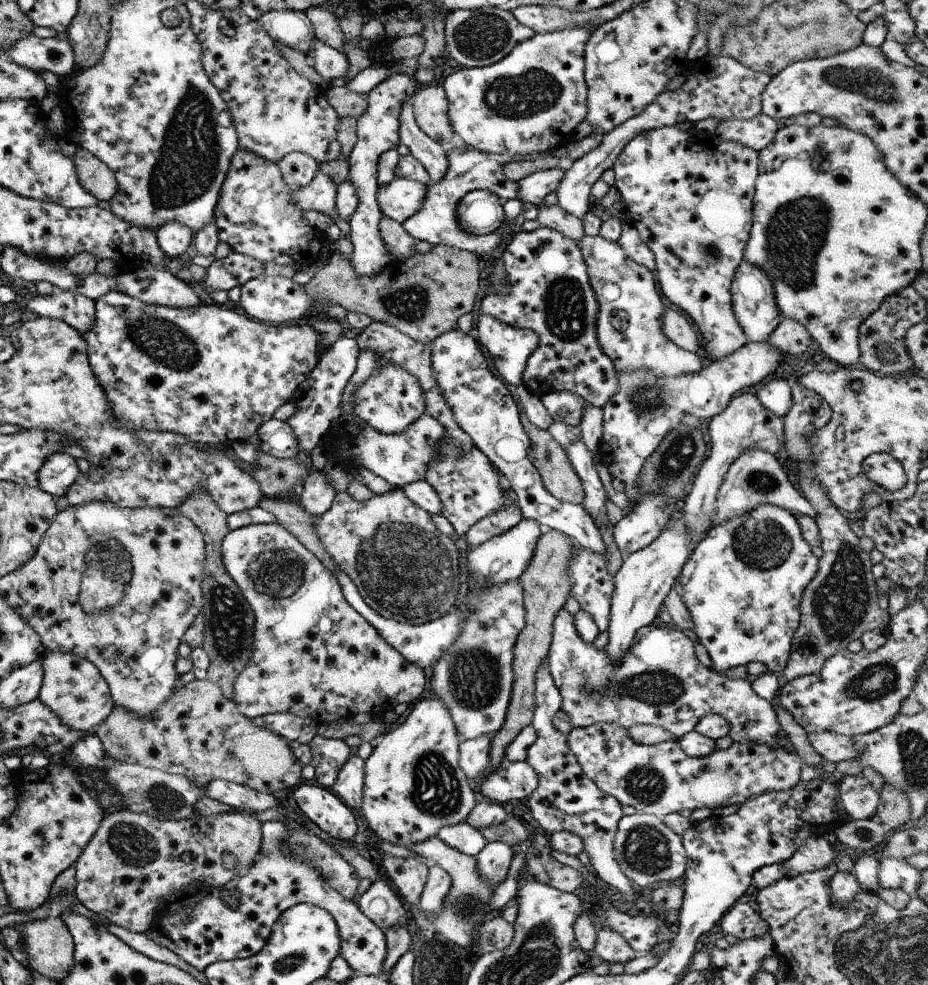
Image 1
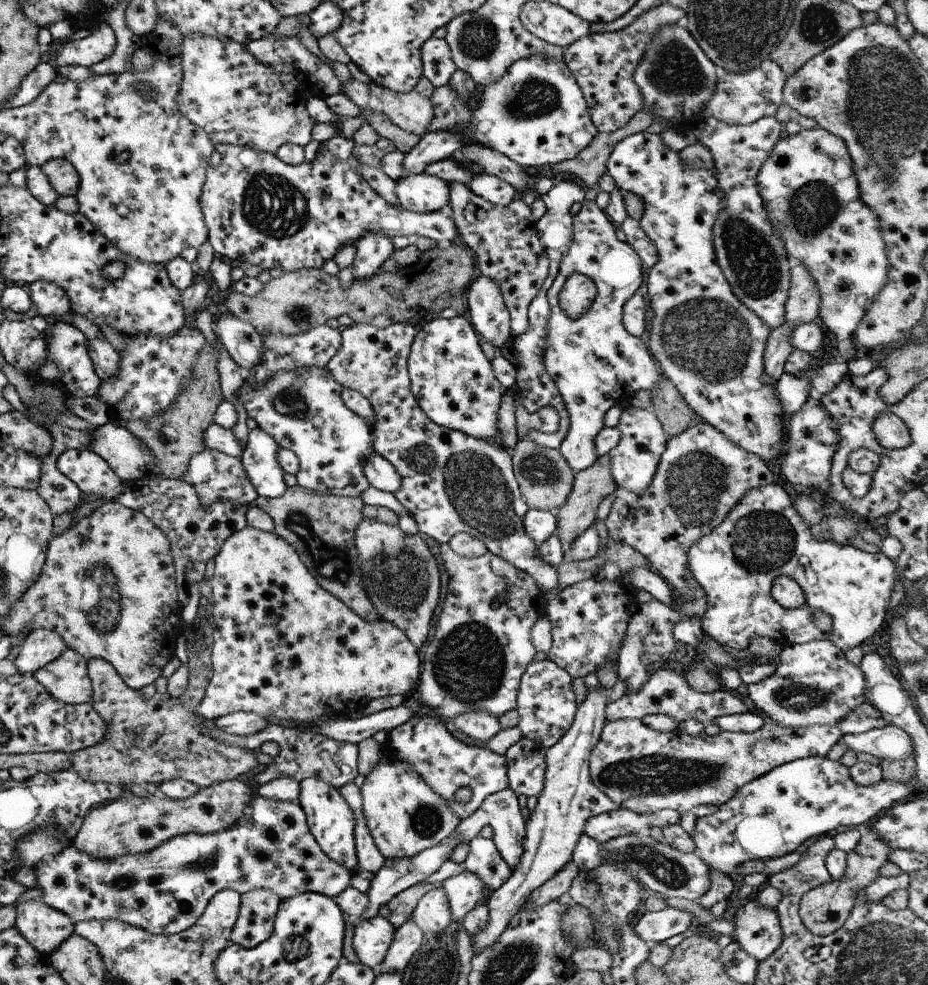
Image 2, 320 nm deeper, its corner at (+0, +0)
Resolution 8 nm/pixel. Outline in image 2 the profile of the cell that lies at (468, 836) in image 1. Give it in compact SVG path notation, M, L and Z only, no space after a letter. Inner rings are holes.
M477 835L468 839L468 845L470 852L463 867L484 884L487 893L493 892L509 878L512 870L497 852L492 839Z

